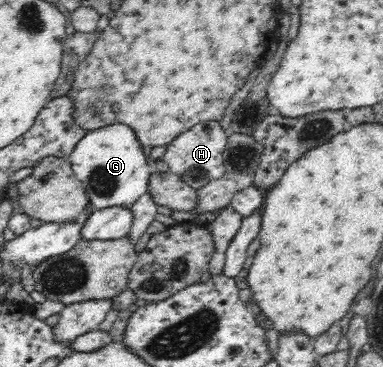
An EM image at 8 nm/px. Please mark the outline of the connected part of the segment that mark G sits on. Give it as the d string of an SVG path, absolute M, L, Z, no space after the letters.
M116 123L88 131L82 140L76 144L67 159L72 163L75 177L83 184L85 193L89 197L89 205L93 210L110 207L131 208L142 196L147 194L147 186L153 167L146 163L143 146L138 141L136 133L124 124Z

